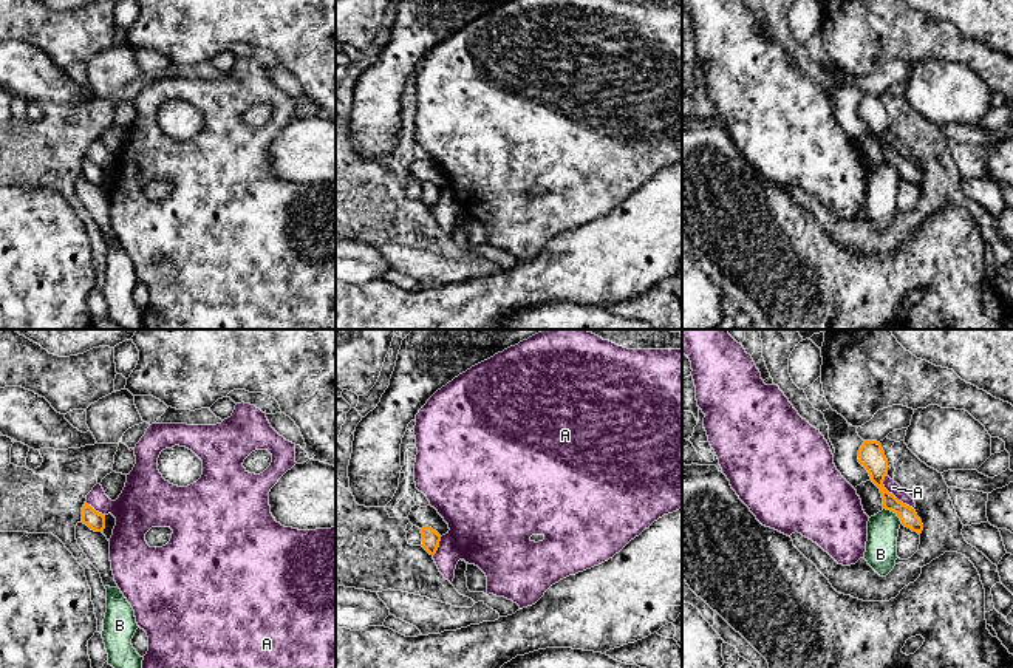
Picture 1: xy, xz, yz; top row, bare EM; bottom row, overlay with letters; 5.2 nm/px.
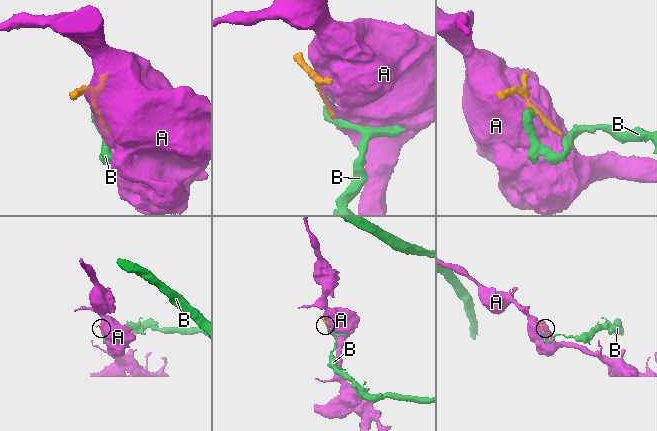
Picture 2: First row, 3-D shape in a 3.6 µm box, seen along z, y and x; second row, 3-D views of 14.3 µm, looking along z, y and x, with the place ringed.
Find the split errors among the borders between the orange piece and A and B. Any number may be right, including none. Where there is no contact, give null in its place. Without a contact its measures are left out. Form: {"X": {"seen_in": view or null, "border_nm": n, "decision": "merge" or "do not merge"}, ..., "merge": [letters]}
{"A": {"seen_in": "yz", "border_nm": 240, "decision": "do not merge"}, "B": {"seen_in": "yz", "border_nm": 130, "decision": "do not merge"}, "merge": []}

